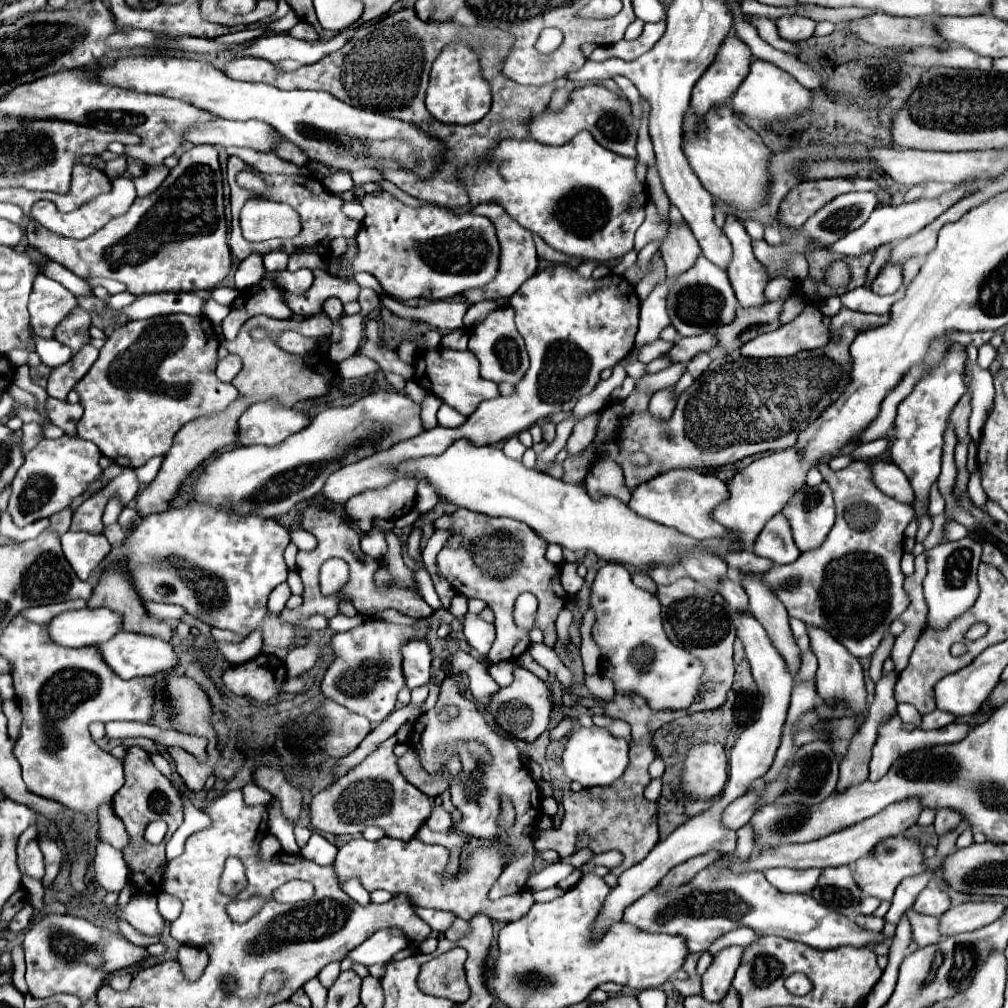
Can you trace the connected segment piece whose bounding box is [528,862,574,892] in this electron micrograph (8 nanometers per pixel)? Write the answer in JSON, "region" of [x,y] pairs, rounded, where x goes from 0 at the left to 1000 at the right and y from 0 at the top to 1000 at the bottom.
{"region":[[[560,855],[544,857],[540,863],[536,863],[534,867],[528,867],[528,869],[526,869],[524,881],[526,881],[528,885],[532,885],[532,883],[540,883],[540,881],[552,879],[556,873],[560,873],[562,869],[565,869],[567,863],[569,863],[569,859],[560,857]]]}

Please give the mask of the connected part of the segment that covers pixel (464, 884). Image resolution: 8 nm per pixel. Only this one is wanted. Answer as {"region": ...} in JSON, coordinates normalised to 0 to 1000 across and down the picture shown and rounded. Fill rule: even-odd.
{"region":[[[381,829],[373,835],[367,835],[363,831],[347,833],[345,837],[341,837],[335,843],[331,861],[333,861],[337,875],[341,875],[349,869],[355,869],[359,873],[359,879],[365,885],[369,885],[369,883],[385,883],[387,887],[401,885],[407,889],[407,893],[413,899],[446,903],[460,913],[466,913],[472,907],[480,907],[480,909],[486,909],[486,913],[490,913],[490,915],[504,917],[504,915],[518,911],[518,907],[522,907],[524,901],[528,901],[528,897],[530,897],[526,883],[510,887],[510,889],[500,889],[496,893],[484,891],[488,877],[492,875],[492,871],[496,869],[496,865],[502,857],[500,847],[496,843],[492,843],[490,839],[474,841],[466,849],[464,861],[460,865],[456,863],[446,873],[438,871],[442,857],[444,857],[444,843],[440,839],[421,837],[421,835],[415,835],[413,831],[409,831],[407,835],[399,835],[399,833]]]}

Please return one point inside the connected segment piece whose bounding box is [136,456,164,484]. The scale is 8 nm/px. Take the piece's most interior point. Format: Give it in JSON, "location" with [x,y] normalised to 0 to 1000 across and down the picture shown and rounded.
{"location":[146,469]}

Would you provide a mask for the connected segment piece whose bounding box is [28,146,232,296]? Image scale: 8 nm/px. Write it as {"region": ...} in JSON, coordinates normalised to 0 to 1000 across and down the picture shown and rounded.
{"region":[[[192,145],[187,151],[183,151],[155,190],[151,190],[147,196],[135,196],[131,206],[123,214],[109,218],[101,228],[97,228],[89,236],[69,238],[54,234],[48,228],[44,228],[38,220],[32,220],[28,228],[30,244],[36,244],[50,258],[62,262],[63,266],[67,266],[83,278],[93,274],[117,278],[125,282],[127,290],[131,290],[133,294],[153,290],[192,290],[214,286],[214,282],[218,282],[226,274],[230,262],[224,232],[226,224],[220,202],[220,171],[216,163],[216,151],[212,145]]]}

